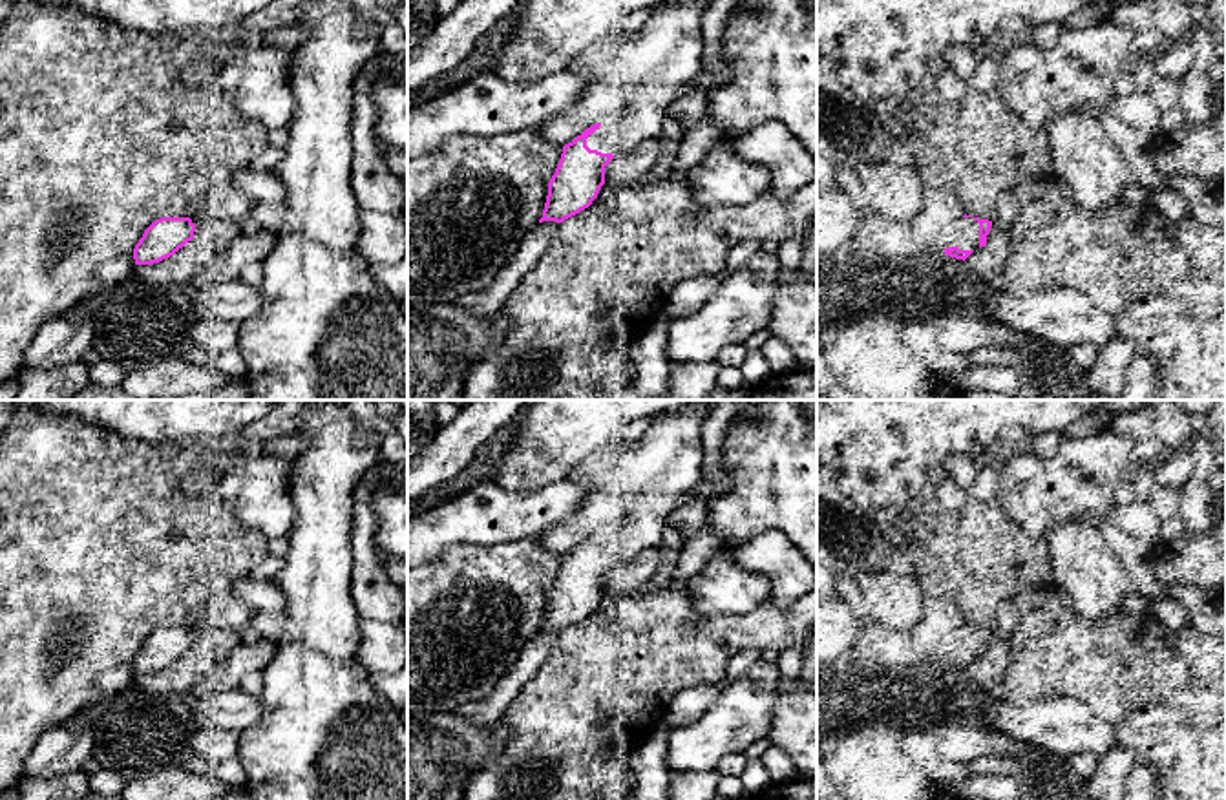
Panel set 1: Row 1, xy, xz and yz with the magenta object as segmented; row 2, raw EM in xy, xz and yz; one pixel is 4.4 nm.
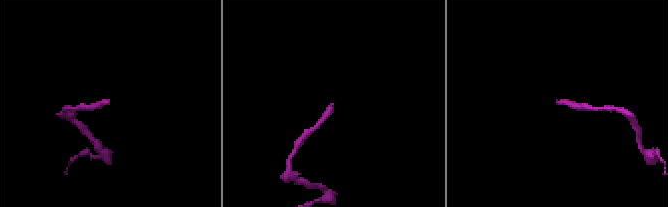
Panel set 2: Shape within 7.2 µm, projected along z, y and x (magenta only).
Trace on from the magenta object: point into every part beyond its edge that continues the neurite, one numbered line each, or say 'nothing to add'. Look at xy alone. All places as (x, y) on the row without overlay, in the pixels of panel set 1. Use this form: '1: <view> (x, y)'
nothing to add

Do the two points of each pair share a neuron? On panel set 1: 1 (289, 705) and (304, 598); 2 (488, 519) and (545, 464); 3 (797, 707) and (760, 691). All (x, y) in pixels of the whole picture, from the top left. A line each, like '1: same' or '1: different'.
1: same
2: different
3: different

